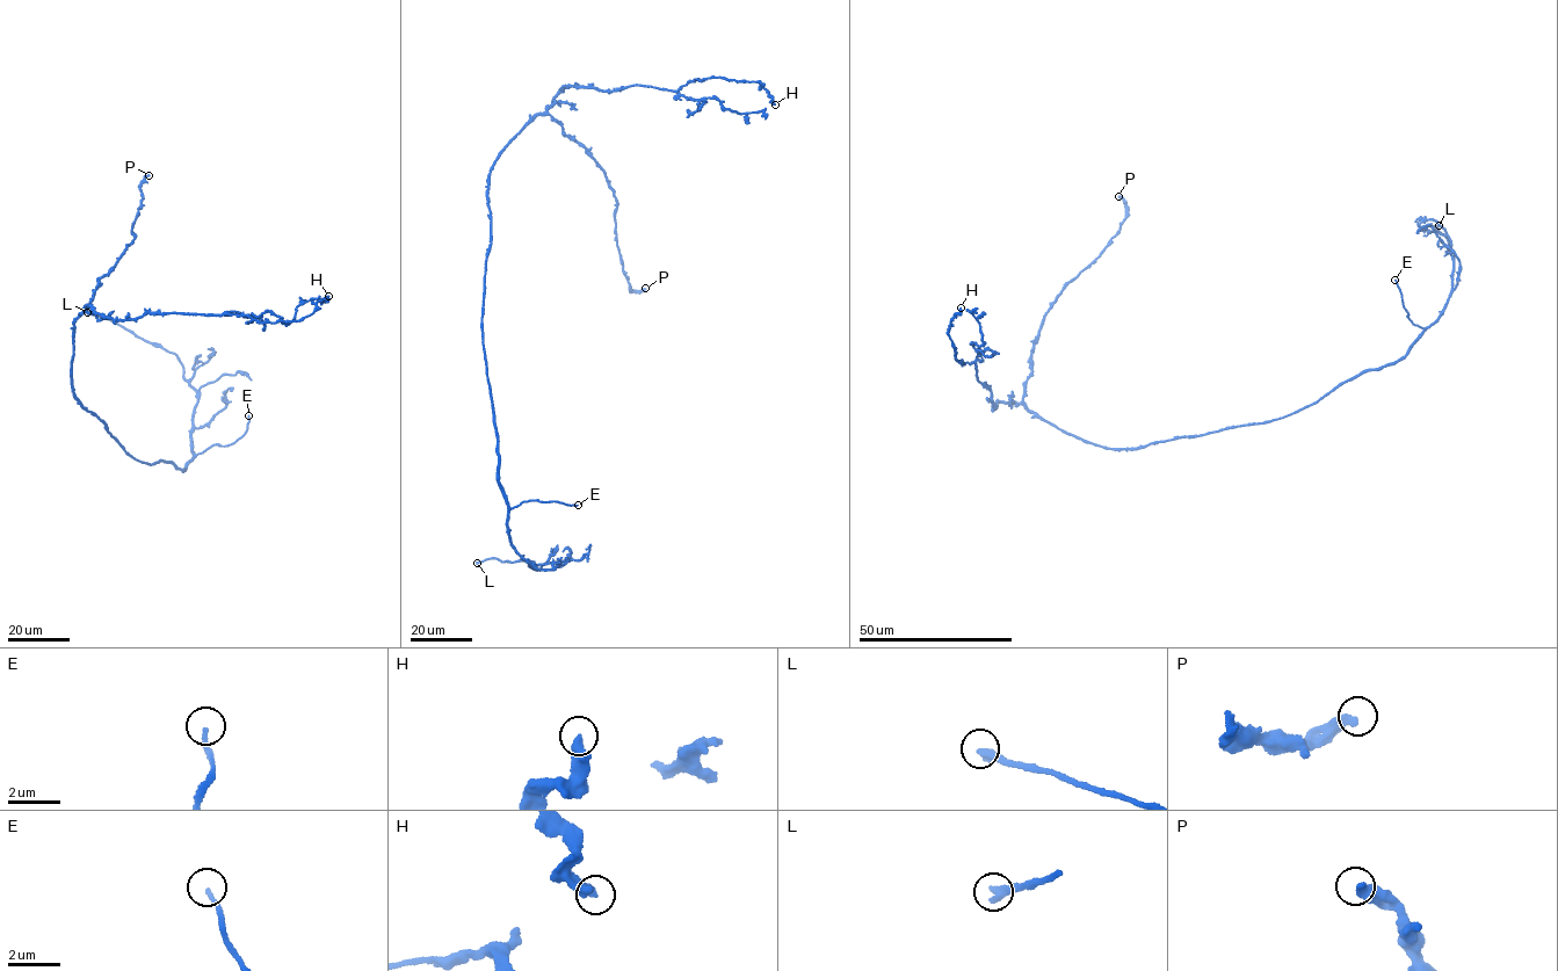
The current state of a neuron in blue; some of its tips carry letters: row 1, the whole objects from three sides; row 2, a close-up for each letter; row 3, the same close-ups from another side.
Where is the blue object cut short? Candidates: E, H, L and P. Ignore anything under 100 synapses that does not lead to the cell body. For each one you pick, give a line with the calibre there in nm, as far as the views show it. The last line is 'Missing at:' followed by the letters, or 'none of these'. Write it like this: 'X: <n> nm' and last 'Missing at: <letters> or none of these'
L: 320 nm
Missing at: L

